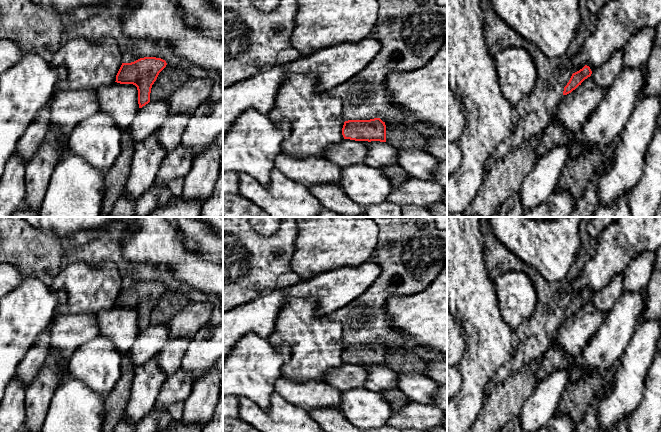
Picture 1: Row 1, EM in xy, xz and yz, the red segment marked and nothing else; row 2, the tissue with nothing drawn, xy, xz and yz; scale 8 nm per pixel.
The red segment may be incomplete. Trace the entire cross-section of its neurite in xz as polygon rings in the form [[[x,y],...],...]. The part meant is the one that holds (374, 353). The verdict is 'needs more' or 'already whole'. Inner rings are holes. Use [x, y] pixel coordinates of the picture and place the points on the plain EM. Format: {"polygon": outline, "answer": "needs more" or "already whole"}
{"polygon": [[[380,342],[370,344],[348,344],[342,352],[344,363],[355,365],[386,366],[386,349]]], "answer": "already whole"}

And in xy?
{"polygon": [[[144,281],[131,287],[122,287],[115,306],[135,309],[138,314],[139,332],[142,332],[150,326],[152,309],[166,289],[165,284],[156,281]]], "answer": "already whole"}

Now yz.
{"polygon": [[[585,289],[582,293],[572,298],[569,306],[564,311],[563,319],[567,319],[575,314],[581,307],[590,301],[592,295],[589,290]]], "answer": "already whole"}

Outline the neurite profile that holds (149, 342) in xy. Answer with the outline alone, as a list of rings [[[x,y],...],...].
[[[168,324],[150,325],[139,332],[131,350],[126,355],[131,366],[136,368],[156,357],[171,342]]]

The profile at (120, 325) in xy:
[[[133,308],[113,309],[97,314],[99,335],[112,341],[125,356],[132,348],[138,334],[138,314]]]

